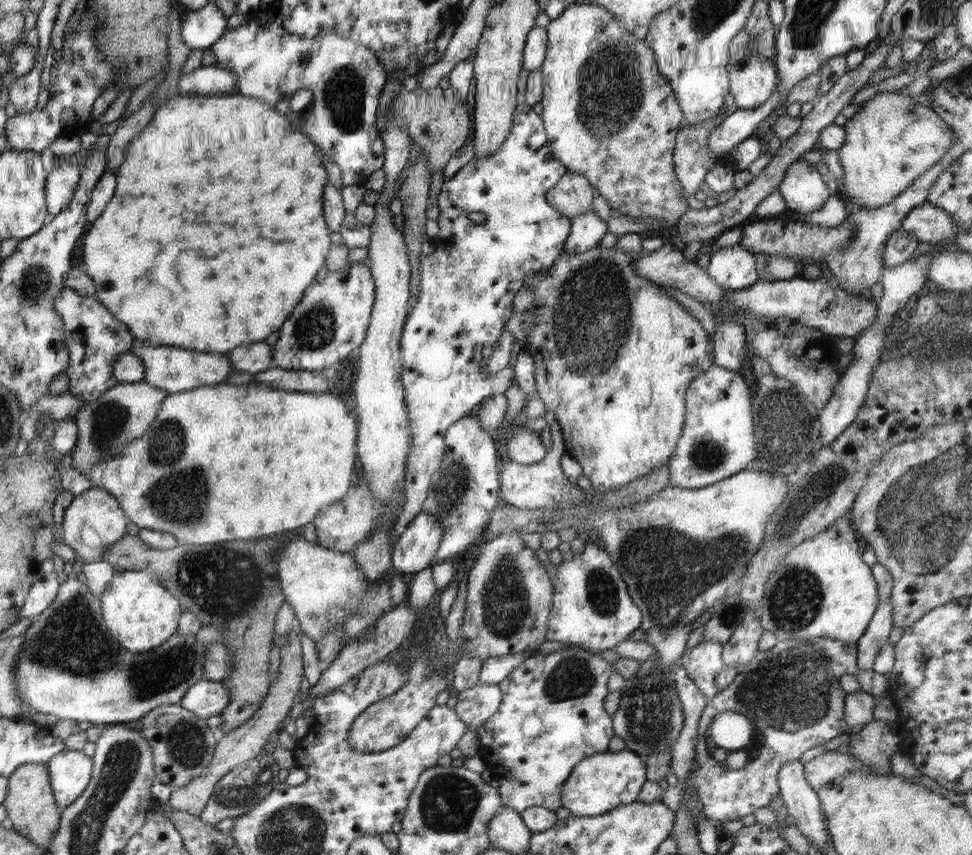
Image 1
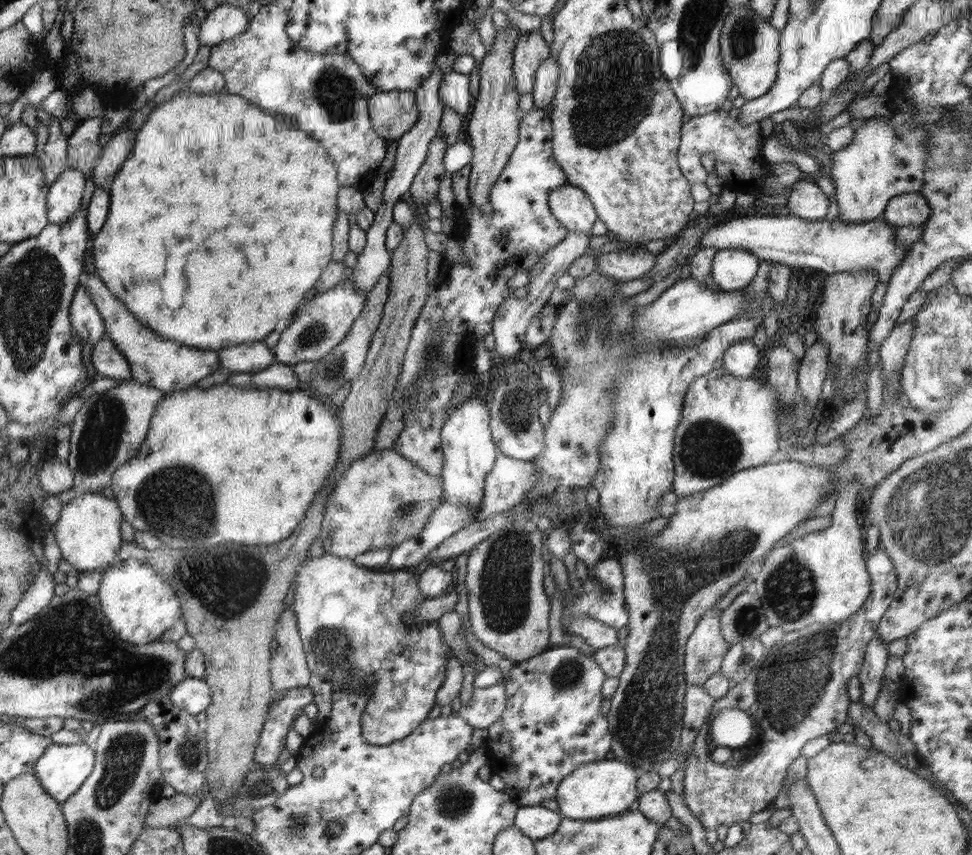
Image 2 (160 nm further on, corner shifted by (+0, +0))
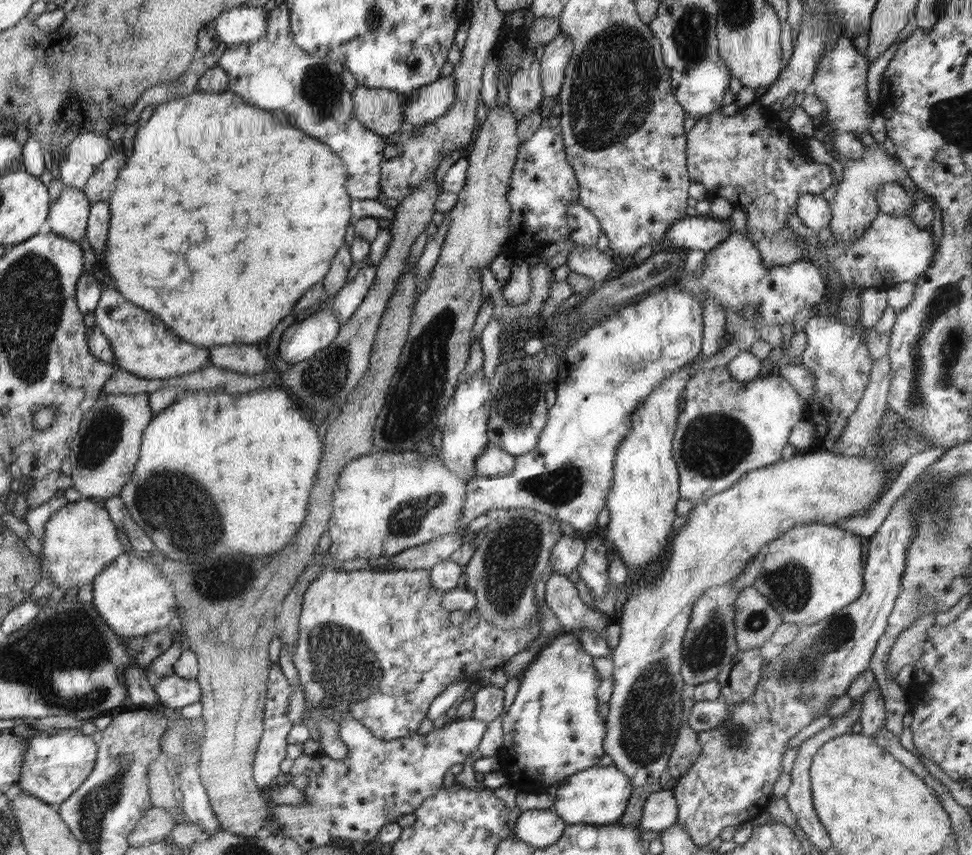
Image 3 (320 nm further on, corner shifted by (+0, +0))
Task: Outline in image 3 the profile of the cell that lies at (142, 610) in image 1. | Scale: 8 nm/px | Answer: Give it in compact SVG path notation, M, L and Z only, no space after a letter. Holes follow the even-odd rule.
M124 553L119 559L112 560L92 585L94 609L118 636L144 636L174 623L172 618L178 610L174 590L170 582L160 576L158 566L142 556Z

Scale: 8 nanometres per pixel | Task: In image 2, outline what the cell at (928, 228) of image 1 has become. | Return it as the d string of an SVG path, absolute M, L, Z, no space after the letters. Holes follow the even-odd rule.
M909 192L893 196L888 201L882 218L894 227L914 225L924 227L930 216L931 208L924 195Z

